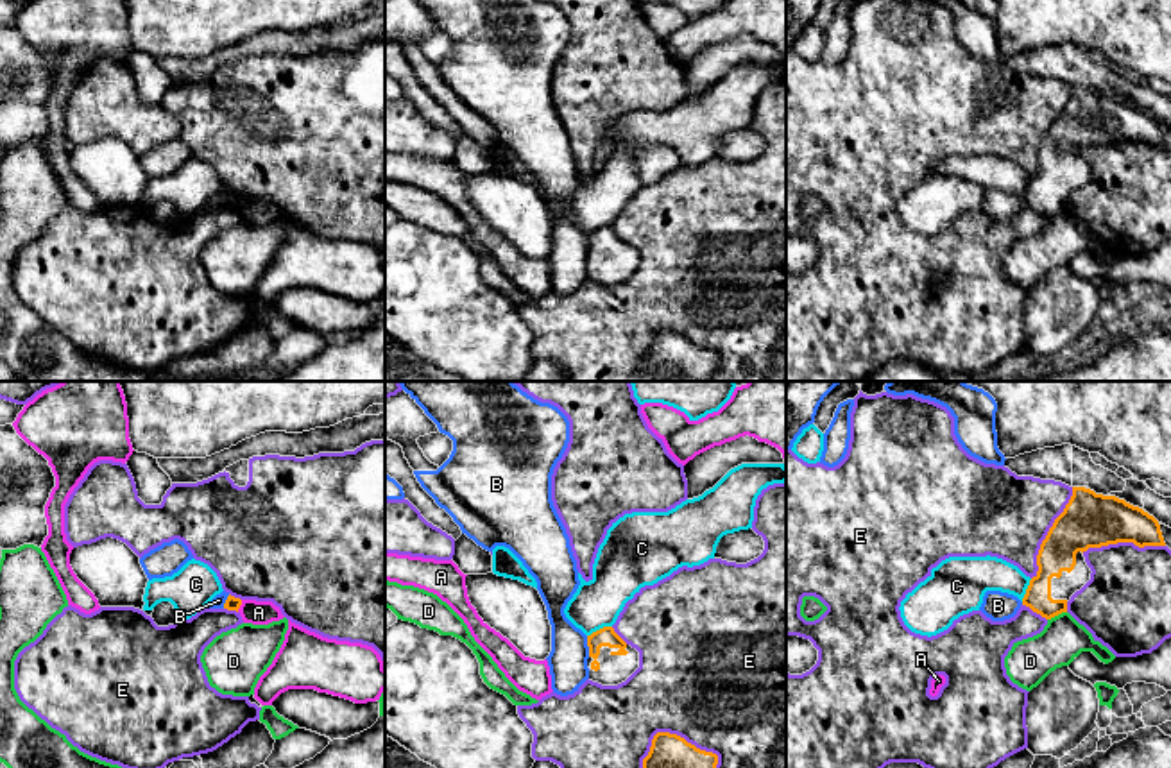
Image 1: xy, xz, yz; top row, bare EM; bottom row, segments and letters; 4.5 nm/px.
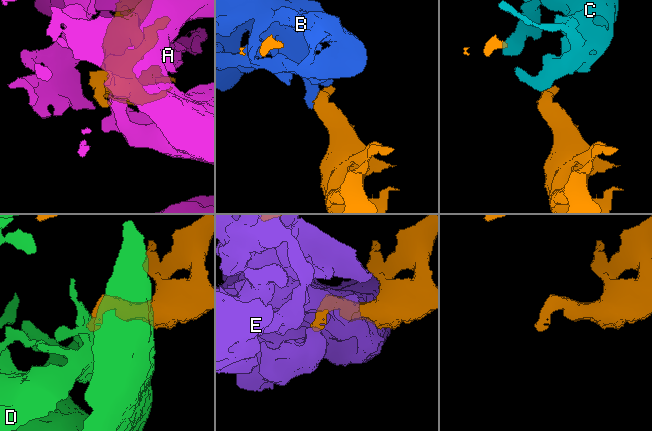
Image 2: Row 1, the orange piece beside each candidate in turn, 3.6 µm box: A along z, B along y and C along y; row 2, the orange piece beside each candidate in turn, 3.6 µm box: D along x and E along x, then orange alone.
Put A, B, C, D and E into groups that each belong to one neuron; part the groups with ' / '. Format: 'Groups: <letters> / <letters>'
Groups: A / B C D / E

